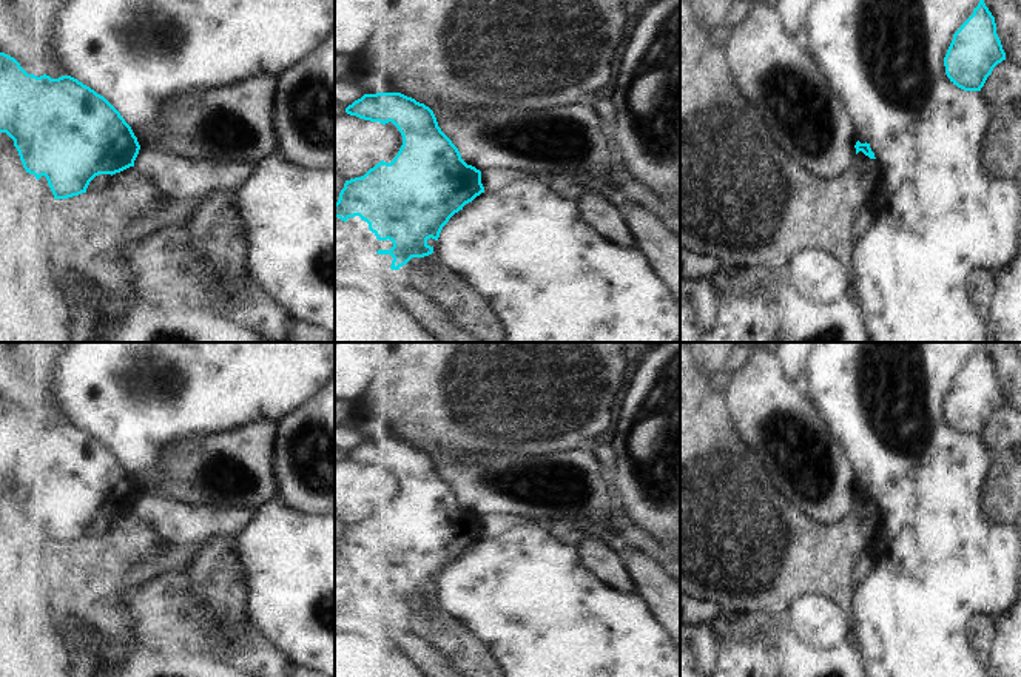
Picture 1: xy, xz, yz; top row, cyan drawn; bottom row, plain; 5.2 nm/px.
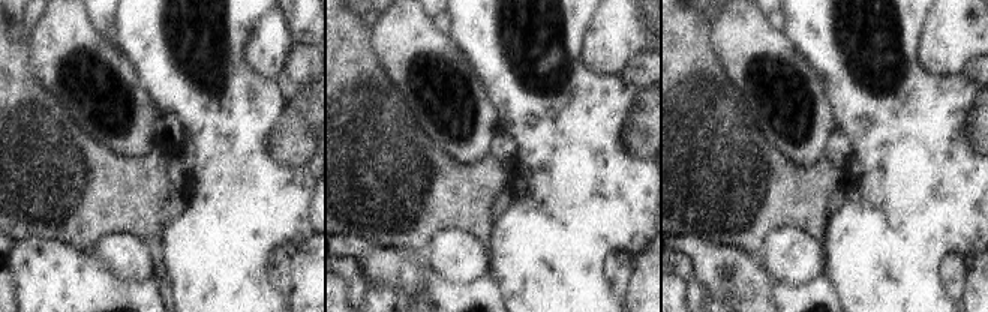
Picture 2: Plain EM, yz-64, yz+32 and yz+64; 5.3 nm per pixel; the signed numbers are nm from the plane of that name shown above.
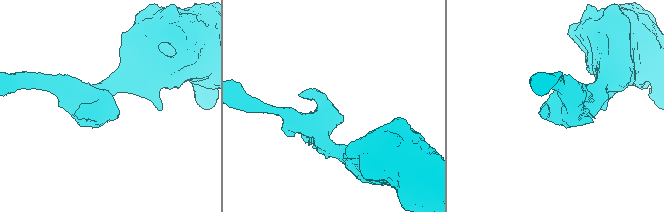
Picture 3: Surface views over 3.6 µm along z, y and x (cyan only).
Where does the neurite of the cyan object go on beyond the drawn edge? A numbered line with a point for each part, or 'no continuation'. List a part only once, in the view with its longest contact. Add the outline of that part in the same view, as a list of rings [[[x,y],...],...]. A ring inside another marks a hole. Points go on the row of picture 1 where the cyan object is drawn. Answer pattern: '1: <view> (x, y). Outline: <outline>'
no continuation.

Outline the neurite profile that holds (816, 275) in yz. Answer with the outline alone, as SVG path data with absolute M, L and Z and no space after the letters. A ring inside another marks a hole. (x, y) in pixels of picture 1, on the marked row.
M824 251L797 253L785 278L794 290L816 304L834 304L851 293L844 265Z

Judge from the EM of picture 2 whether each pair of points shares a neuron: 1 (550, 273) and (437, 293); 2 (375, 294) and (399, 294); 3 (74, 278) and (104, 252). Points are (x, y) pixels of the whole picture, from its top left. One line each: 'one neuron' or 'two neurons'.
1: two neurons
2: one neuron
3: two neurons

